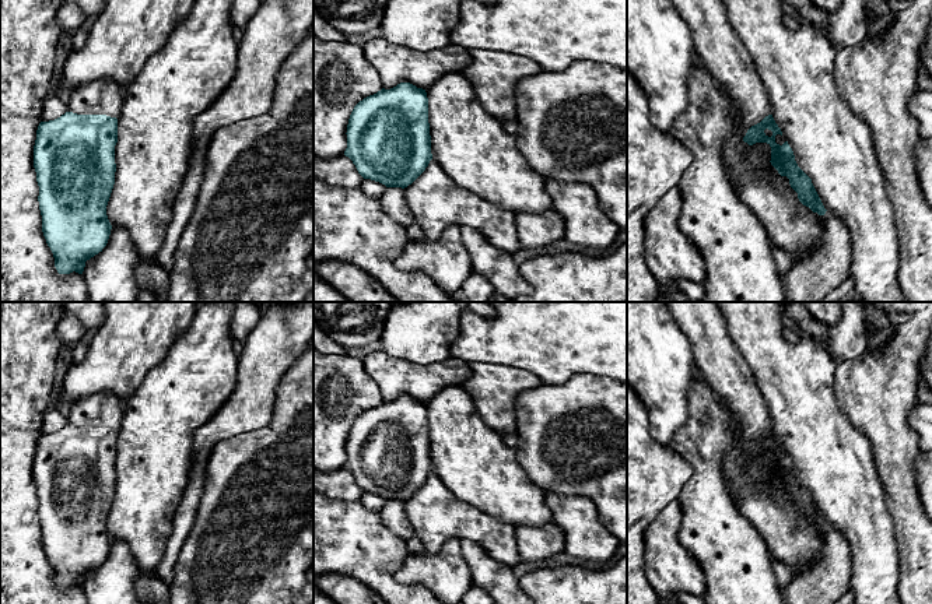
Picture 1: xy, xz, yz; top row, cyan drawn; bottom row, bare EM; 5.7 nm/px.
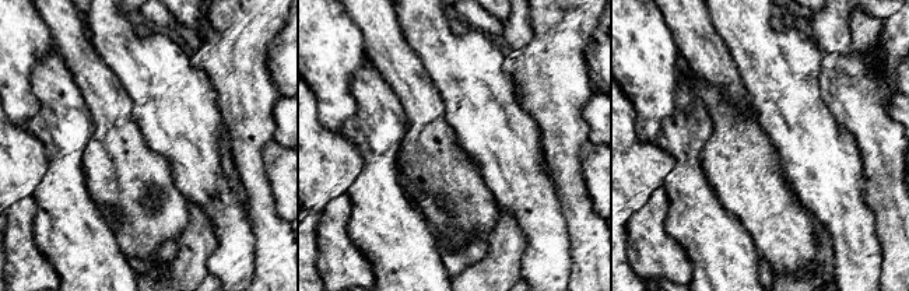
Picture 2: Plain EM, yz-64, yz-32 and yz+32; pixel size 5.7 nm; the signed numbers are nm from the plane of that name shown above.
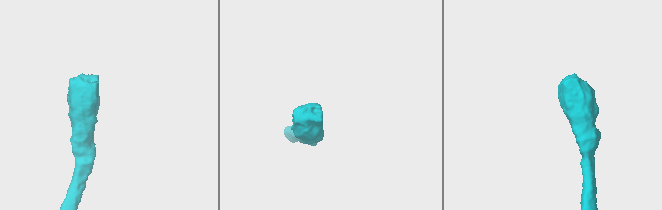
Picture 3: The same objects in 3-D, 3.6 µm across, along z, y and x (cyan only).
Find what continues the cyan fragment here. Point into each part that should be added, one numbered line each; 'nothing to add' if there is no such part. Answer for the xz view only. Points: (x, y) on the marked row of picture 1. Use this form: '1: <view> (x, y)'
nothing to add

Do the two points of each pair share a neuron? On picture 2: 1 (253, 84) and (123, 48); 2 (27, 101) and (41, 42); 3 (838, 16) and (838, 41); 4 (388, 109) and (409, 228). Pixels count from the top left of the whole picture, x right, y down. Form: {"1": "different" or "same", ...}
{"1": "different", "2": "same", "3": "same", "4": "same"}

